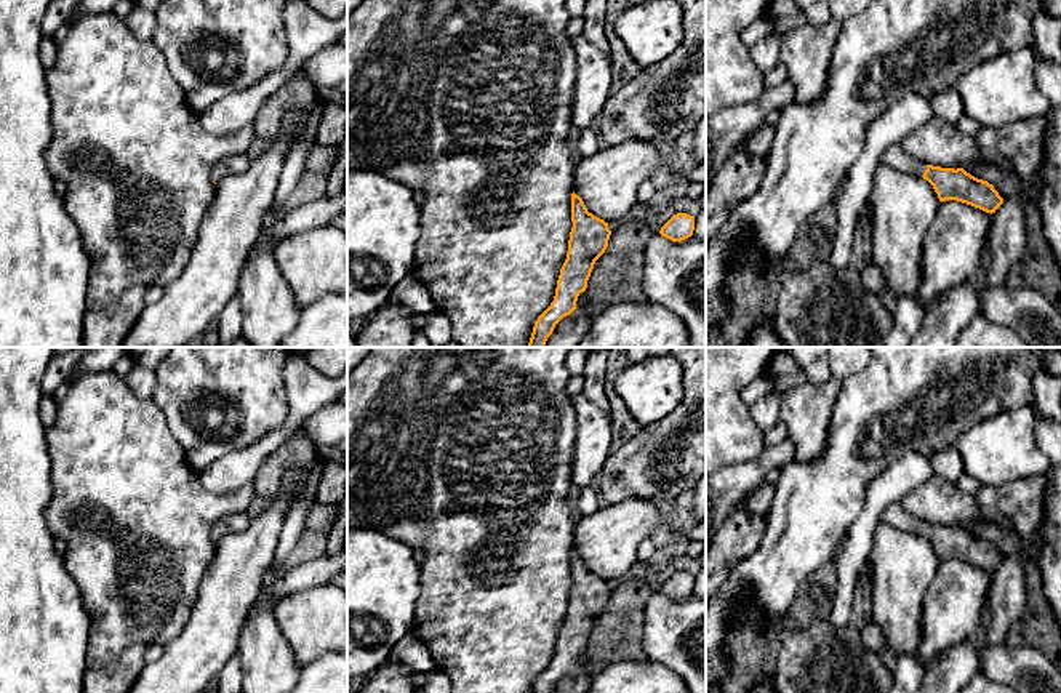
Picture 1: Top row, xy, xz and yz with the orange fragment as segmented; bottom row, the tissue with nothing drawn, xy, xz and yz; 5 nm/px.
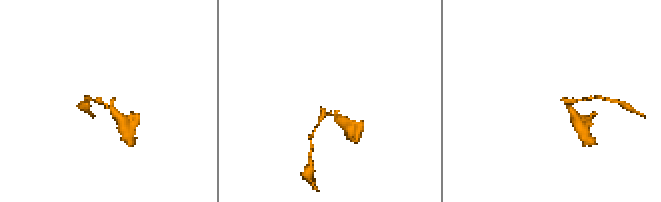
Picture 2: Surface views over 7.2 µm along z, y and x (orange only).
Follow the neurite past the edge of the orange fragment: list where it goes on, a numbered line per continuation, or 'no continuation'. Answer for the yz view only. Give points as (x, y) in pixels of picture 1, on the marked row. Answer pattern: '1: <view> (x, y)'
1: yz (895, 157)

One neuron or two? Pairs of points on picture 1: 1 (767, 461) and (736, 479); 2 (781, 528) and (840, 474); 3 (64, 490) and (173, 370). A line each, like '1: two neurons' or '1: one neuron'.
1: one neuron
2: one neuron
3: two neurons

